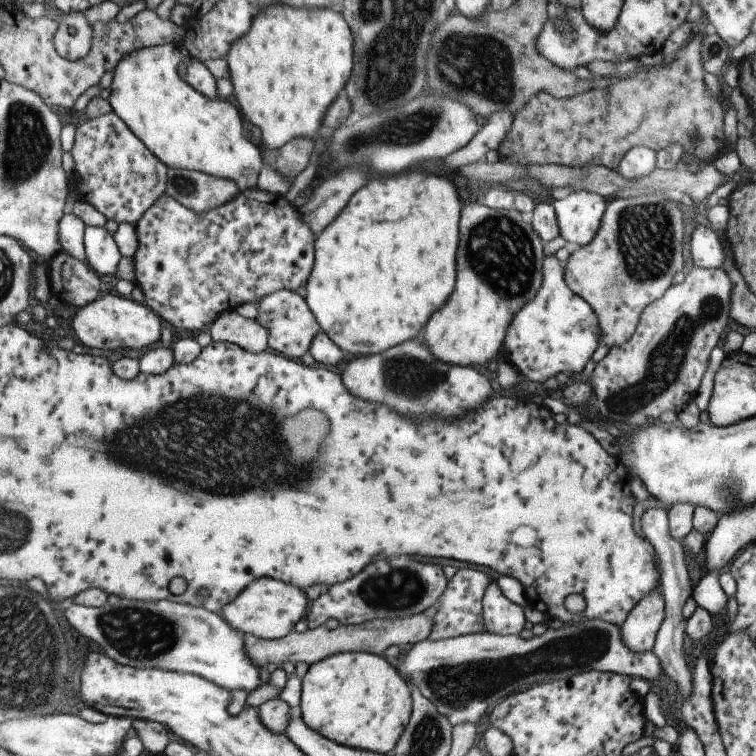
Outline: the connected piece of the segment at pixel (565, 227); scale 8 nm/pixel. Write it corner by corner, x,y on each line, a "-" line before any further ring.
582,189
551,202
558,236
579,247
587,245
599,229
606,202
600,195

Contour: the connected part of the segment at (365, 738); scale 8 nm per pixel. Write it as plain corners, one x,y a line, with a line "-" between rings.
341,653
309,665
301,678
299,715
305,725
336,744
389,755
409,721
412,696
391,660
368,653

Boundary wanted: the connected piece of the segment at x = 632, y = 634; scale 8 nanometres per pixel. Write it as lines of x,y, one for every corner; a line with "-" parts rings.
658,585
653,593
640,599
618,628
621,643
631,653
648,652
654,646
664,614
664,601
660,592

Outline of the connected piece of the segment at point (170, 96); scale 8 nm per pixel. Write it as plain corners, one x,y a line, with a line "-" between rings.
179,44
152,45
125,54
114,67
108,103
117,118
140,140
145,148
166,168
202,172
213,178
231,180
238,192
257,187
259,148
252,139
243,136
243,124
237,108
221,98
207,98
195,91
177,75
179,61
188,61
187,50

